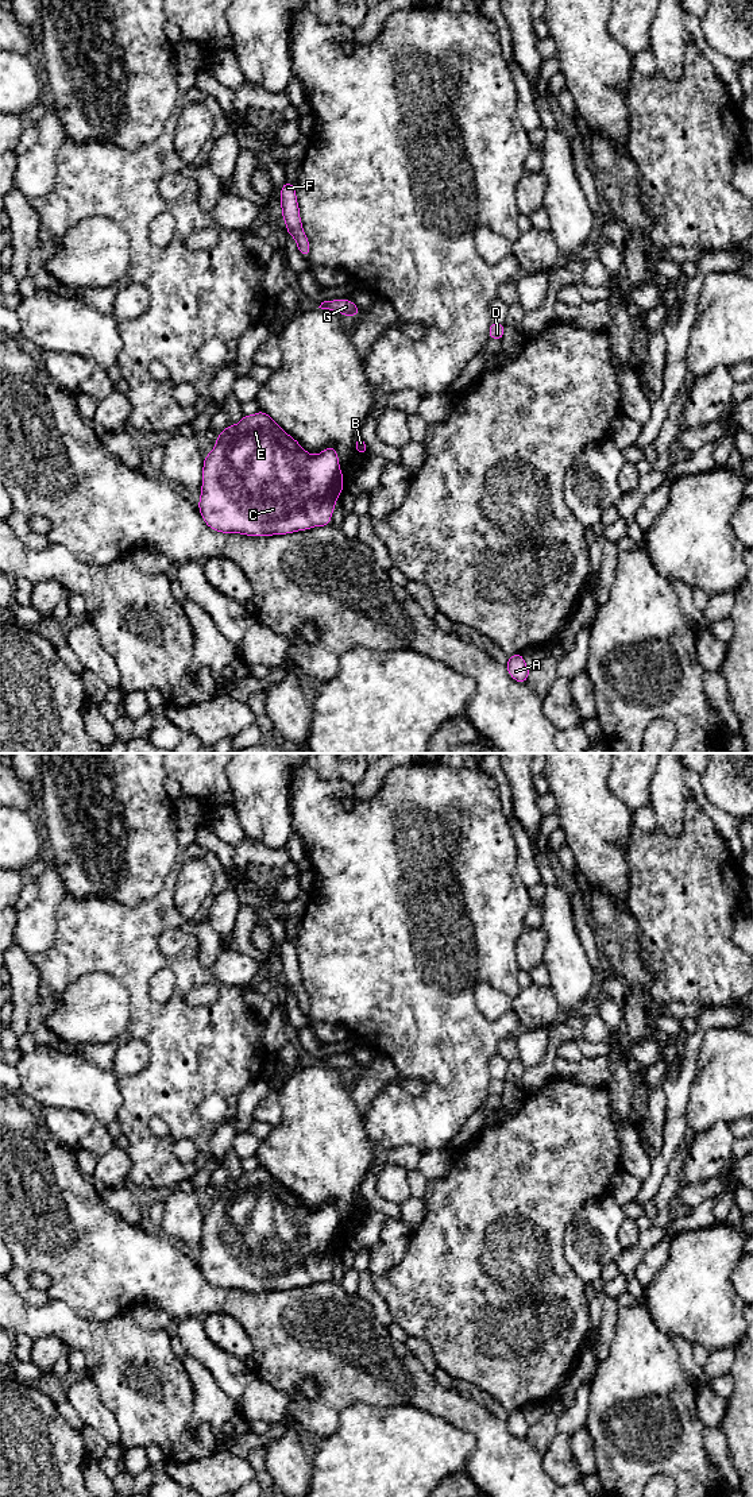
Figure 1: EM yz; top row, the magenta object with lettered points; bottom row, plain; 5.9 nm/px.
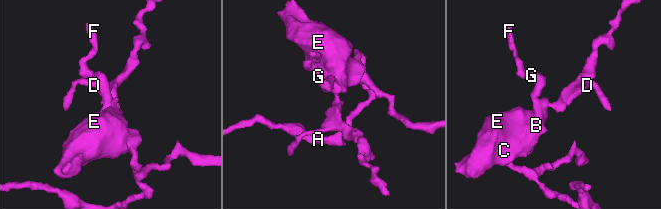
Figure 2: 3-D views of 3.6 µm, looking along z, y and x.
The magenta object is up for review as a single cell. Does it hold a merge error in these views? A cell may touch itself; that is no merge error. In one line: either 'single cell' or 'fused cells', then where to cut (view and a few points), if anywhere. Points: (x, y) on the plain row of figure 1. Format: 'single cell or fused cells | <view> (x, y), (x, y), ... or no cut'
single cell | no cut

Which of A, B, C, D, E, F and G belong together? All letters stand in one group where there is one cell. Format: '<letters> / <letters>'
A B C D E F G

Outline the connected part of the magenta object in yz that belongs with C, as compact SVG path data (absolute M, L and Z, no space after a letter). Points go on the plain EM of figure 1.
M259 1166L217 1191L213 1205L204 1212L197 1262L205 1280L216 1288L256 1293L287 1290L329 1281L337 1253L344 1246L343 1236L333 1201L312 1211Z

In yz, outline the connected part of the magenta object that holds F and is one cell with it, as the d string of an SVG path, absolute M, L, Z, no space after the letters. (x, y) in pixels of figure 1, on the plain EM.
M285 938L279 950L282 973L286 980L286 987L291 991L297 999L298 1007L308 1014L310 1008L309 996L302 985L302 977L300 973L300 962L297 958L297 950L294 940Z

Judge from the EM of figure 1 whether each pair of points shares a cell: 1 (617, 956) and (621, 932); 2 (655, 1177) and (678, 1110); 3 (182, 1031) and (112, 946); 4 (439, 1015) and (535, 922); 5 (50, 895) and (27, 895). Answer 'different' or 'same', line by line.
1: same
2: same
3: same
4: different
5: different

